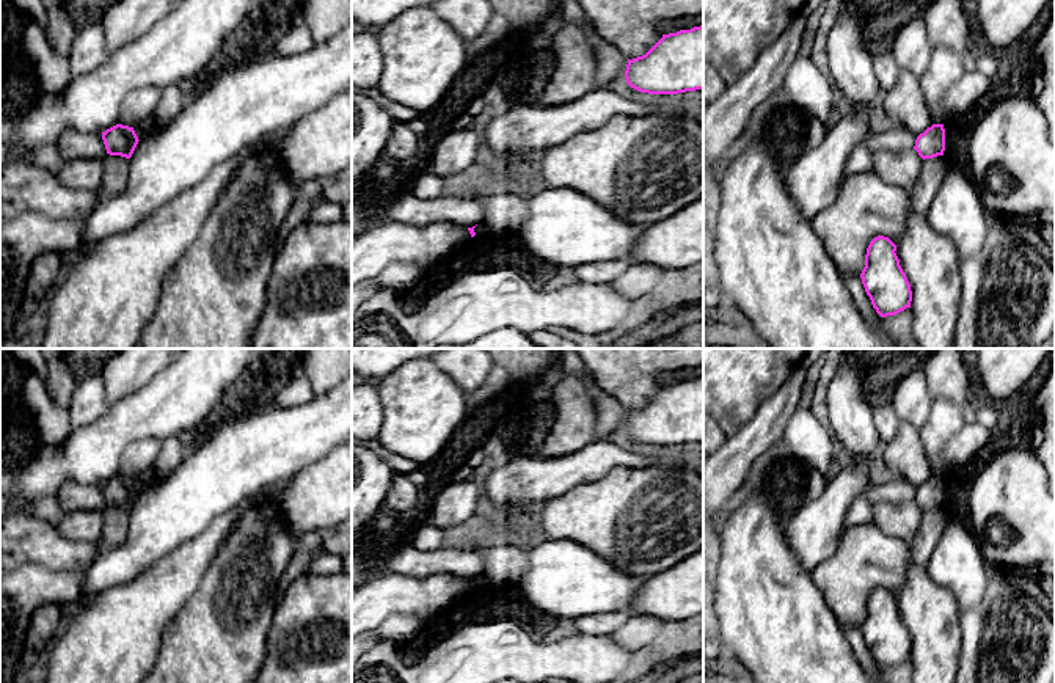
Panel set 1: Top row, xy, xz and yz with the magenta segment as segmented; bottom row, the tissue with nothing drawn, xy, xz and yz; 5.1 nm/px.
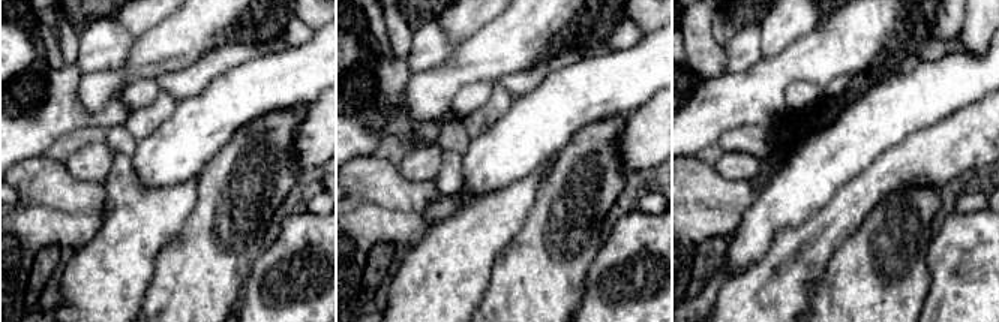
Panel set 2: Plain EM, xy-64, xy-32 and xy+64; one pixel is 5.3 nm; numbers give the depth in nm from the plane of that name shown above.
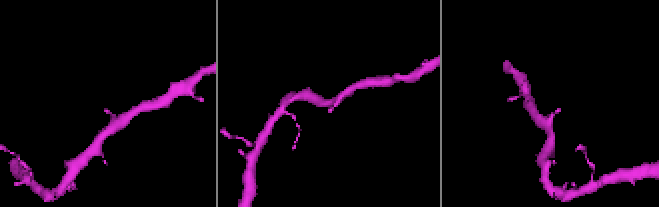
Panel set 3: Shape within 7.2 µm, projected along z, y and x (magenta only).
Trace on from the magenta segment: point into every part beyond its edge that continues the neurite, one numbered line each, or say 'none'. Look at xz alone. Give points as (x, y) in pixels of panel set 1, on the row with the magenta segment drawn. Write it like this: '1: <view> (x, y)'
none

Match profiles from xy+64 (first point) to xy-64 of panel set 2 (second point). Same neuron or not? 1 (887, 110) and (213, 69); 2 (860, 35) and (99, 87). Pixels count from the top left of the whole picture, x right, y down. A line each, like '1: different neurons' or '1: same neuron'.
1: different neurons
2: same neuron

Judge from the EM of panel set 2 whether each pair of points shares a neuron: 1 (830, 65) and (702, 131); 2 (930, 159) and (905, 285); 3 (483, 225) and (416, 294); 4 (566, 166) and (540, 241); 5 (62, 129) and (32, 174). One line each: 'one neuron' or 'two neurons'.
1: one neuron
2: two neurons
3: one neuron
4: one neuron
5: two neurons

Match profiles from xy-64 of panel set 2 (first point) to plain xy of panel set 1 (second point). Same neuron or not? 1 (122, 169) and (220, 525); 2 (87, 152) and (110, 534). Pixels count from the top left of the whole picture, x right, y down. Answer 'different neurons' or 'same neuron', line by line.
1: same neuron
2: different neurons

